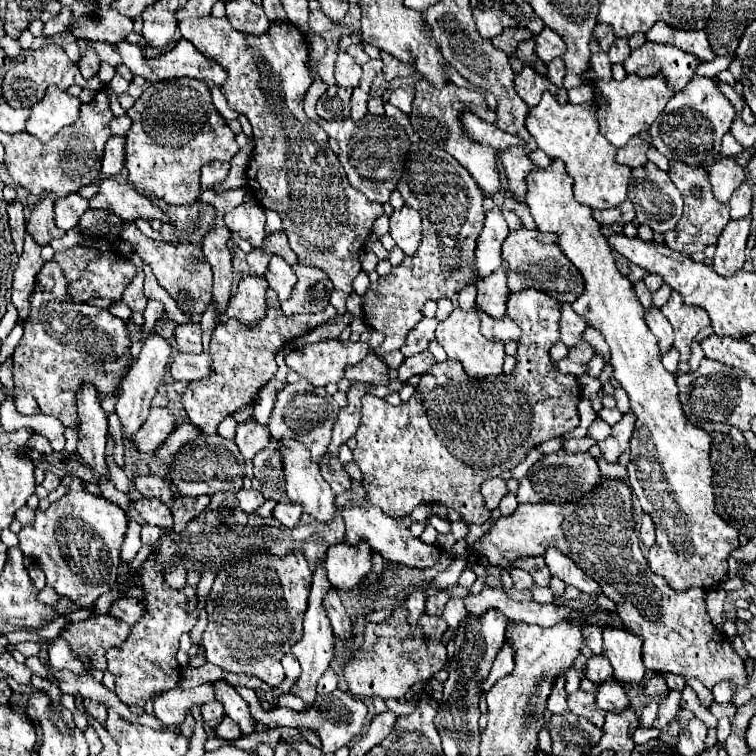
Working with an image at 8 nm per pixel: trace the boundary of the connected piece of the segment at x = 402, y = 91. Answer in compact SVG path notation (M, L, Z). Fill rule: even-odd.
M404 85L404 87L398 87L396 91L392 91L392 95L390 95L390 103L394 105L394 107L398 107L402 113L410 113L410 105L412 105L412 101L414 101L414 87L410 87L410 85Z

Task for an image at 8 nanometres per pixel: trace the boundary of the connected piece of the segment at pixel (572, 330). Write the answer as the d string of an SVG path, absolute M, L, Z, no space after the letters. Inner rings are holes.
M568 303L562 305L562 319L560 319L560 341L566 347L576 347L582 341L584 331L588 329L588 321L582 319L580 315L576 315L572 311L572 307Z

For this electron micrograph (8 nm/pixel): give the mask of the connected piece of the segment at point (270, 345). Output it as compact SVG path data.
M272 289L267 290L268 315L260 321L260 327L240 327L240 323L222 321L210 341L210 357L212 357L212 371L208 379L190 383L182 393L182 405L190 423L196 425L202 433L214 435L220 421L228 415L234 415L240 407L254 405L258 399L258 391L272 381L278 365L274 365L276 353L288 345L290 341L306 335L308 331L316 329L320 323L326 323L336 315L336 309L330 305L320 313L312 315L284 315L280 309L280 301Z

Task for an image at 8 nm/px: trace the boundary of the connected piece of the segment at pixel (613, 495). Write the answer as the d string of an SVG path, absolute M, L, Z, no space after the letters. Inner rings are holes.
M602 479L602 483L586 493L578 503L564 503L564 505L552 505L552 503L538 503L538 505L518 505L518 509L512 515L496 519L496 525L488 535L484 535L478 543L478 553L488 559L490 565L510 569L518 559L544 555L548 547L560 547L566 555L570 555L574 561L580 559L580 569L590 575L600 587L602 593L612 599L618 607L618 617L622 619L624 627L644 639L642 657L644 667L654 673L674 673L686 679L698 679L706 689L712 689L720 681L730 681L734 689L746 685L746 671L742 657L732 649L730 639L718 631L718 627L712 625L710 615L706 613L704 603L704 591L692 587L686 591L674 591L664 579L654 575L646 563L646 557L640 551L640 541L634 529L634 509L632 509L632 493L630 487L624 481L614 479Z

